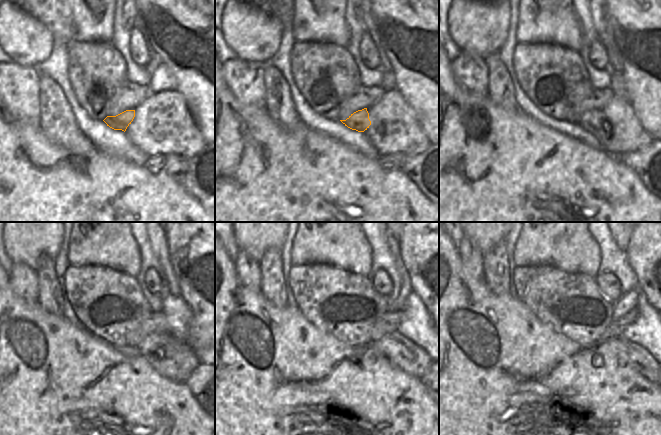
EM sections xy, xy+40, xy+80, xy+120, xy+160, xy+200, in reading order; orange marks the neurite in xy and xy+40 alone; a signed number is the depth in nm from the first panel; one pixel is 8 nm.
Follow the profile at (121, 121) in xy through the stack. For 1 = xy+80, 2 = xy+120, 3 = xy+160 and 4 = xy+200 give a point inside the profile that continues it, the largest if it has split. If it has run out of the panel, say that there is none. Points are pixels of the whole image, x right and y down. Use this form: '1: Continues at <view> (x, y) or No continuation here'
1: Continues at xy+80 (592, 121)
2: Continues at xy+120 (149, 344)
3: Continues at xy+160 (409, 357)
4: Continues at xy+200 (642, 361)

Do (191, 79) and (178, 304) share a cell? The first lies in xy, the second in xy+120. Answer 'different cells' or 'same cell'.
different cells

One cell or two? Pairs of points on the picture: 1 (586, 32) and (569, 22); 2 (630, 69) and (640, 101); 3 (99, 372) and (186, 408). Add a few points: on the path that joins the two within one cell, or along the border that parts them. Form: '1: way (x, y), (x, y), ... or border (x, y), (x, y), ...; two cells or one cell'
1: border (573, 10), (580, 25), (582, 46), (579, 51); two cells
2: way (638, 77), (640, 79), (640, 93); one cell
3: way (121, 392), (137, 408), (164, 408); one cell

